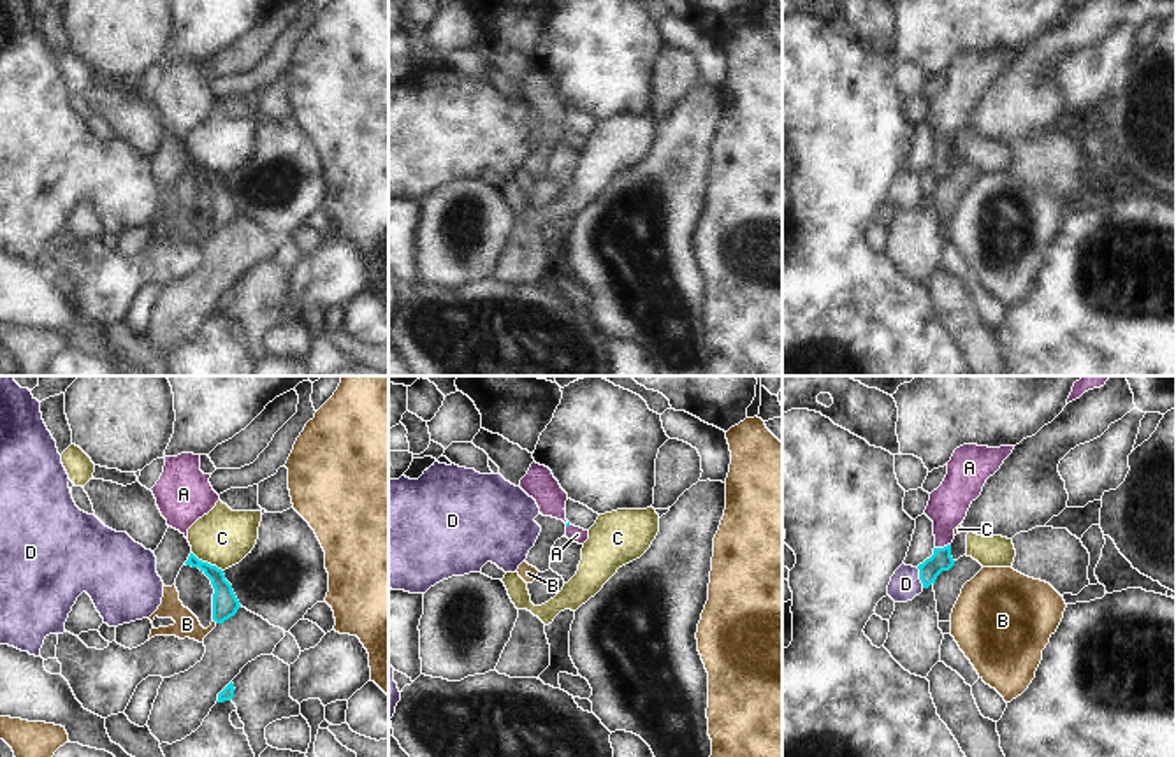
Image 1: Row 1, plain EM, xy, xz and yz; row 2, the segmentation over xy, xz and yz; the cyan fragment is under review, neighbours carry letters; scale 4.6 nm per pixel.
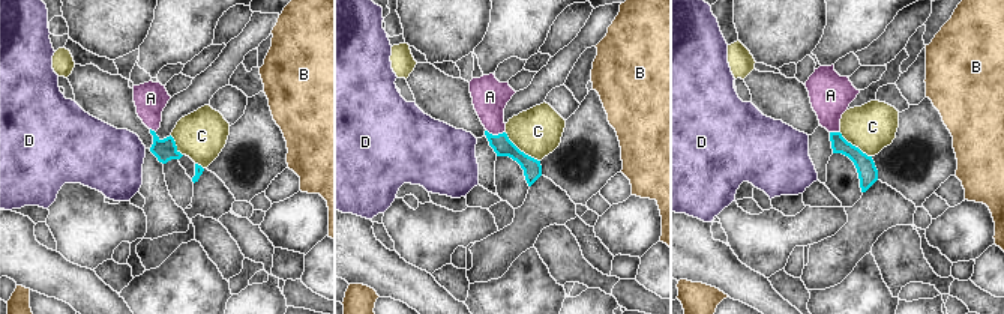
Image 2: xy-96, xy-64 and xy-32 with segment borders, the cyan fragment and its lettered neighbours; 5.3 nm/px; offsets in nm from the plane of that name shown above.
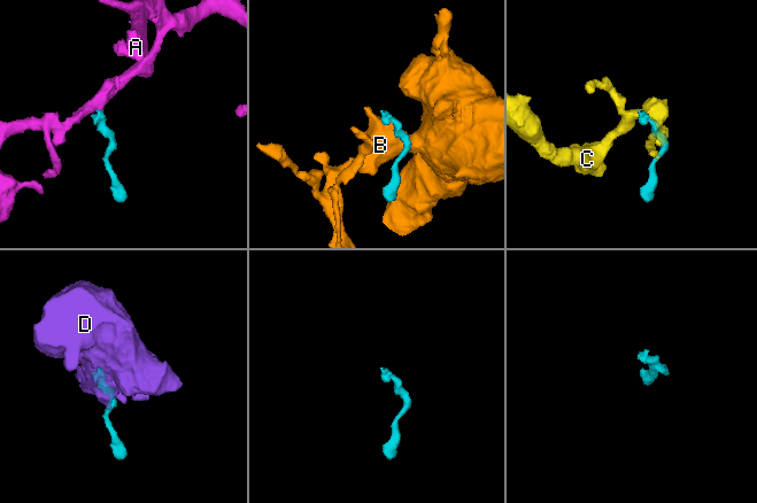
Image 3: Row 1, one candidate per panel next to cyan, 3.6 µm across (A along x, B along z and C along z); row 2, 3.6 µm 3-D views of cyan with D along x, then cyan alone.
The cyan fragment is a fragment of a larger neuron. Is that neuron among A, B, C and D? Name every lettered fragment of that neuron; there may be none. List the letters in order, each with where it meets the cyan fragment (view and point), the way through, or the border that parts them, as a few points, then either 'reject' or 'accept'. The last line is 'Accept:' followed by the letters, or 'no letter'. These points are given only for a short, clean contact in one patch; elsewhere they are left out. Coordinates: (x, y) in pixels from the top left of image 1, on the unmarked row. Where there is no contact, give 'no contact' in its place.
A: contact yz (944, 153); way yz (941, 167), (944, 153), (948, 111); accept
B: contact xy (215, 227); border xy (213, 225), (217, 229); reject
C: contact xy (206, 169); border xy (192, 158), (222, 178); reject
D: contact yz (920, 185); border yz (916, 174), (923, 194); reject
Accept: A

